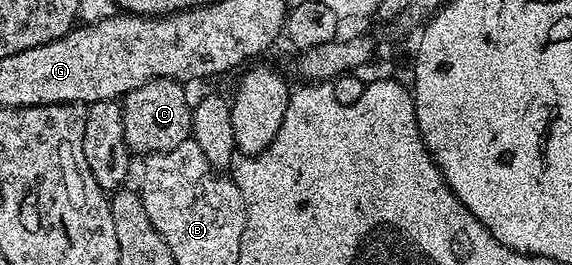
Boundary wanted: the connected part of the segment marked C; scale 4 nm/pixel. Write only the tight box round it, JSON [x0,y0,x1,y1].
[120,79,193,157]

